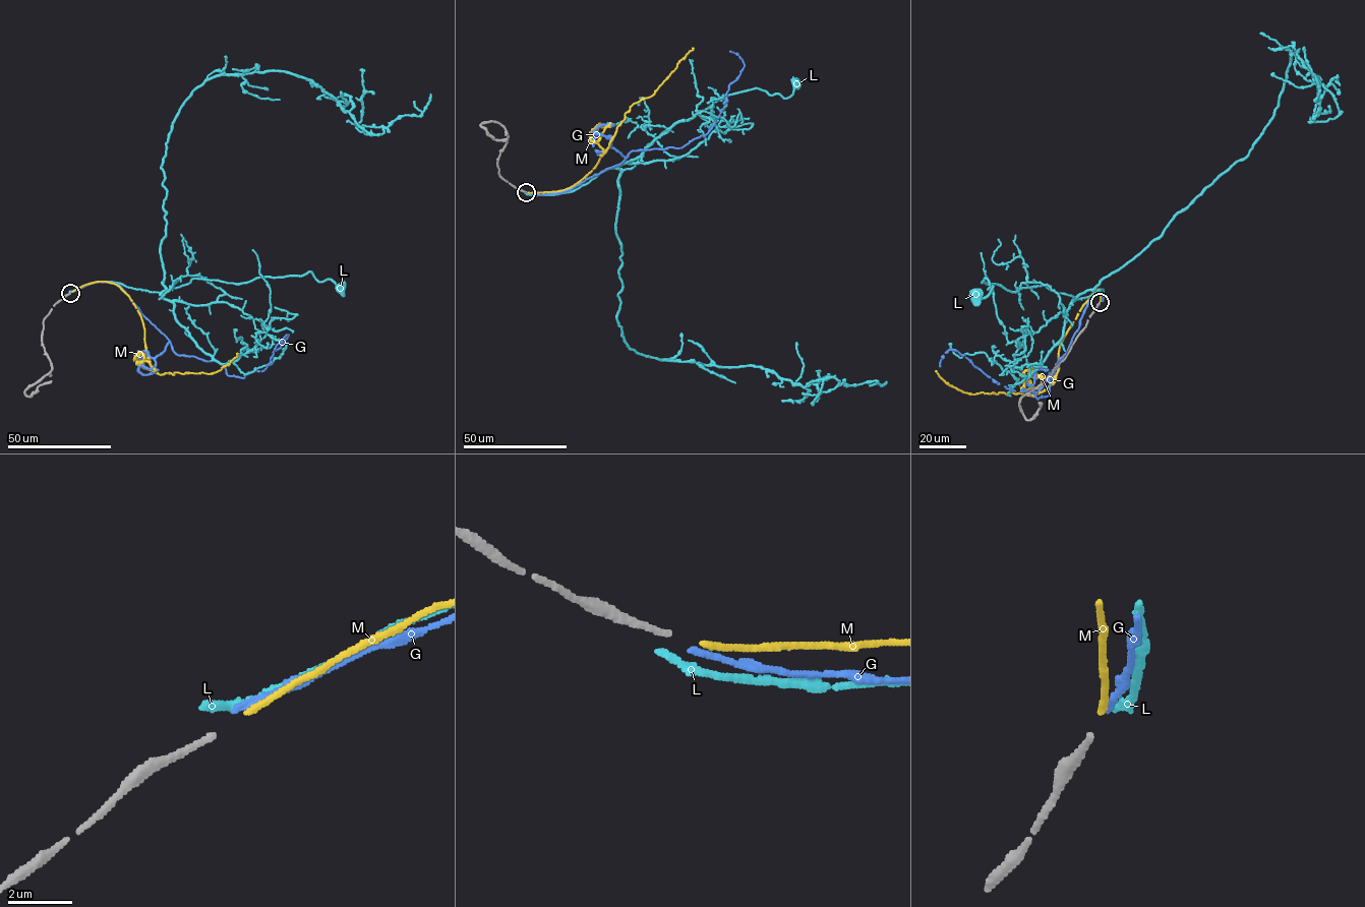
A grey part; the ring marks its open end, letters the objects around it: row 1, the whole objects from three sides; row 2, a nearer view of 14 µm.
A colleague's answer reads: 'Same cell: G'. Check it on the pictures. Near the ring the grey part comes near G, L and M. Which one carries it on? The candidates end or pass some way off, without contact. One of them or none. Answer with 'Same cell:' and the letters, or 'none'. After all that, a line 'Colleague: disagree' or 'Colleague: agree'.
Same cell: M
Colleague: disagree

